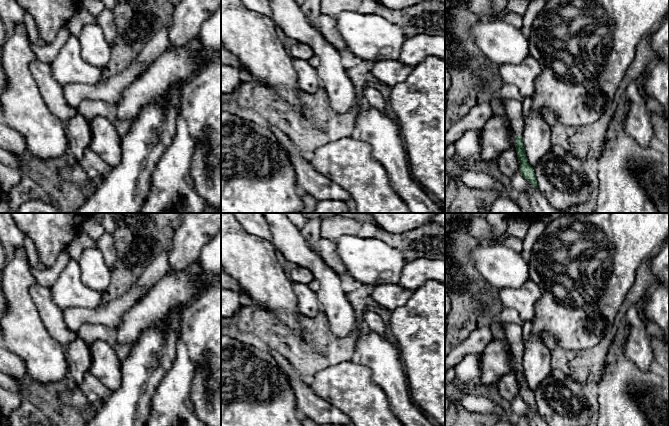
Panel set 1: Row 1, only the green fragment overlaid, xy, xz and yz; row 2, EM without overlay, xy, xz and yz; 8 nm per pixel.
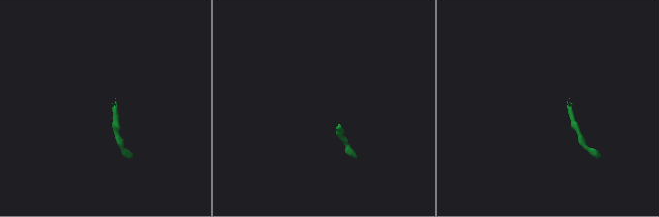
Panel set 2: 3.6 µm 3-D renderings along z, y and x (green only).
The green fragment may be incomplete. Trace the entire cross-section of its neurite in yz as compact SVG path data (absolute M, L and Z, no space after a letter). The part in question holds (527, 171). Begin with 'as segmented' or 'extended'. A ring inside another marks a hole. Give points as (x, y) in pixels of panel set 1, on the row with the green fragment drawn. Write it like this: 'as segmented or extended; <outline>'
extended; M504 99L503 105L506 111L506 116L510 122L510 126L515 133L515 148L518 161L520 163L519 172L528 182L530 182L534 187L538 188L534 169L528 163L522 141L521 134L524 128L524 120L522 118L522 103L517 100Z

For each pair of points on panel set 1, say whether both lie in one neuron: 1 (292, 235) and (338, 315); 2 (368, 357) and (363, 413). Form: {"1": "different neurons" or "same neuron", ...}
{"1": "same neuron", "2": "different neurons"}

